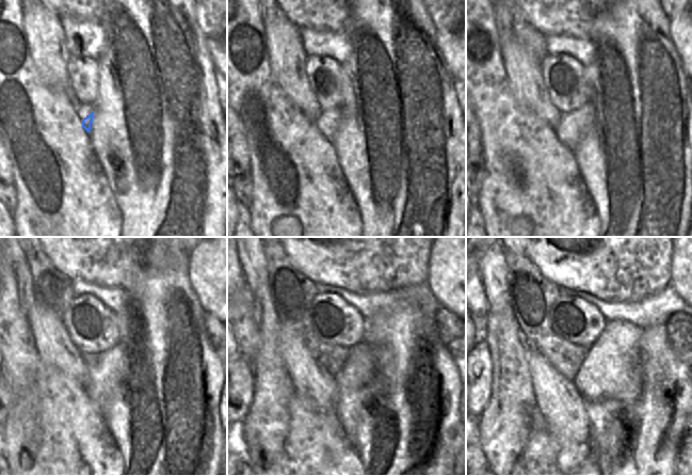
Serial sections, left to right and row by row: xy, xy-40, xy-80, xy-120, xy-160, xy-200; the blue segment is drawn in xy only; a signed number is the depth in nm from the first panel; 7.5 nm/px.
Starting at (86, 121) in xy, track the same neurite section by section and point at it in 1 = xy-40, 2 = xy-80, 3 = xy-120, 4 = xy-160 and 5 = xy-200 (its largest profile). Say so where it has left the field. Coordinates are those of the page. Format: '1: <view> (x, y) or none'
1: xy-40 (327, 126)
2: xy-80 (573, 125)
3: xy-120 (105, 371)
4: xy-160 (353, 375)
5: xy-200 (612, 369)

